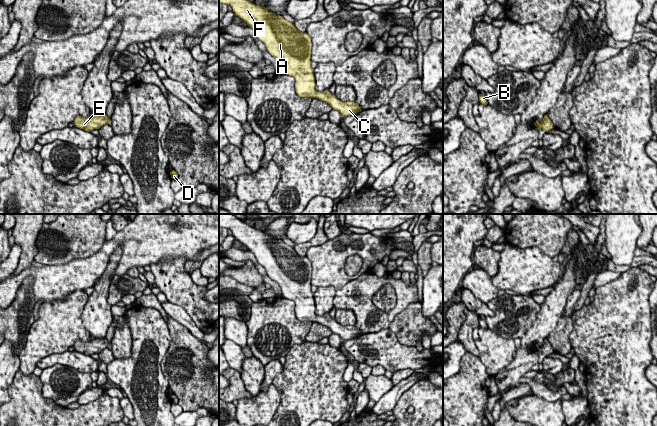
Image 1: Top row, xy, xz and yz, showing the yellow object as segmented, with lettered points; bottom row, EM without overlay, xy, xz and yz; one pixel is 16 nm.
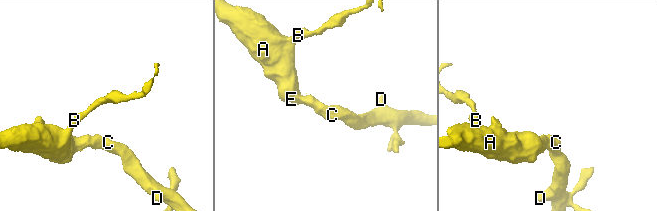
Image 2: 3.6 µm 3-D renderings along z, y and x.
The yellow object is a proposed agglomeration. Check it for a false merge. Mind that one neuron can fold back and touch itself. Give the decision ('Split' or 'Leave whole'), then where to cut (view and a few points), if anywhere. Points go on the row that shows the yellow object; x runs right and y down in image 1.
Leave whole. No split

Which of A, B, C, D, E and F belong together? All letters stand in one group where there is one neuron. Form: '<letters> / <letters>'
A B C D E F

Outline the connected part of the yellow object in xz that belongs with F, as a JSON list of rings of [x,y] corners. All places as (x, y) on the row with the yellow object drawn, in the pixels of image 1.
[[[219,0],[219,3],[230,5],[235,15],[255,31],[258,40],[265,44],[267,52],[280,62],[281,72],[295,78],[295,91],[299,97],[324,101],[342,116],[362,111],[354,101],[342,102],[328,91],[318,92],[315,89],[311,65],[312,42],[306,32],[300,32],[283,16],[247,0]]]

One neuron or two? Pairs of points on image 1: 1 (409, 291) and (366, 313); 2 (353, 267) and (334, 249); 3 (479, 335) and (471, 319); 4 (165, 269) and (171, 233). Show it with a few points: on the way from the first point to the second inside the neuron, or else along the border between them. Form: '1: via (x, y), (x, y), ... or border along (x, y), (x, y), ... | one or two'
1: via (394, 282), (380, 281), (366, 295), (366, 298) | one
2: border along (357, 254), (361, 267), (348, 275) | two
3: border along (479, 326), (472, 333), (473, 342), (479, 351) | two
4: border along (186, 259), (183, 257), (165, 257), (148, 265) | two

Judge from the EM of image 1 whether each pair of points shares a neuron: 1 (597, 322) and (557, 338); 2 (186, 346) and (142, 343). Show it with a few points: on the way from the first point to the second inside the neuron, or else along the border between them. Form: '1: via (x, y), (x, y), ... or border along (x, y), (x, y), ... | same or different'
1: border along (572, 315), (573, 330), (569, 336), (571, 347) | different
2: border along (167, 323), (170, 344), (160, 367) | different

